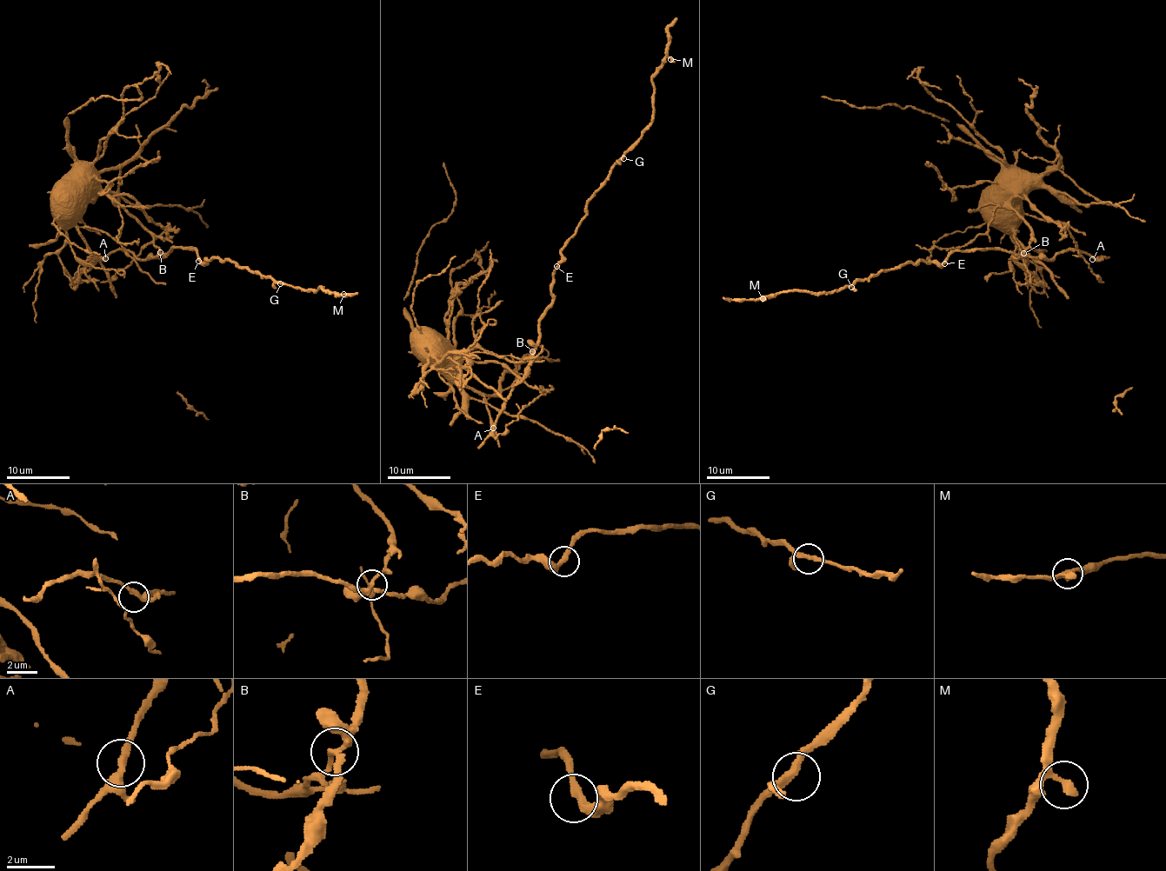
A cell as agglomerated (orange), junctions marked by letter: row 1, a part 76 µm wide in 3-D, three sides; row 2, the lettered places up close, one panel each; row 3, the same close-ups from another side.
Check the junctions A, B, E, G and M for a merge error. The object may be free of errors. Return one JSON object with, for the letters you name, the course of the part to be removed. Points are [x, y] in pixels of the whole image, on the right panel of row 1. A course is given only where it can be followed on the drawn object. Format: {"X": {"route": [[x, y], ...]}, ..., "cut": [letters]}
{"cut": ["B"]}

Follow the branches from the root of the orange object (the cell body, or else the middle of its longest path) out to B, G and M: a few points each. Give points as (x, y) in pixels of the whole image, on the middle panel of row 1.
B: (425, 329), (443, 335), (461, 355), (483, 349), (521, 362), (532, 351)
G: (425, 329), (461, 355), (483, 349), (514, 362), (526, 358), (552, 302), (561, 247), (623, 158)
M: (425, 329), (461, 355), (530, 355), (561, 247), (649, 123), (653, 76), (670, 59)

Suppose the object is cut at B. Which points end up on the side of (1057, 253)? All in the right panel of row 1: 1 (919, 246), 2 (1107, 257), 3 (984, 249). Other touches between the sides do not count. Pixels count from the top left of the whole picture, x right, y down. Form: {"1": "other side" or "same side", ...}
{"1": "other side", "2": "same side", "3": "same side"}

